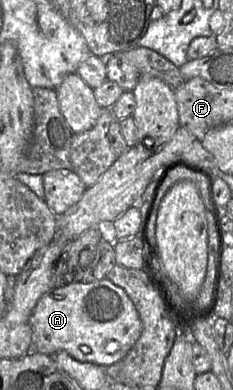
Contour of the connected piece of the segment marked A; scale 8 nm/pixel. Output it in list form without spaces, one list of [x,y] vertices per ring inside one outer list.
[[[108,279],[89,283],[74,283],[55,288],[37,302],[29,319],[32,327],[32,347],[37,353],[52,355],[64,351],[75,360],[104,368],[122,360],[136,343],[142,332],[138,312],[125,291]]]

